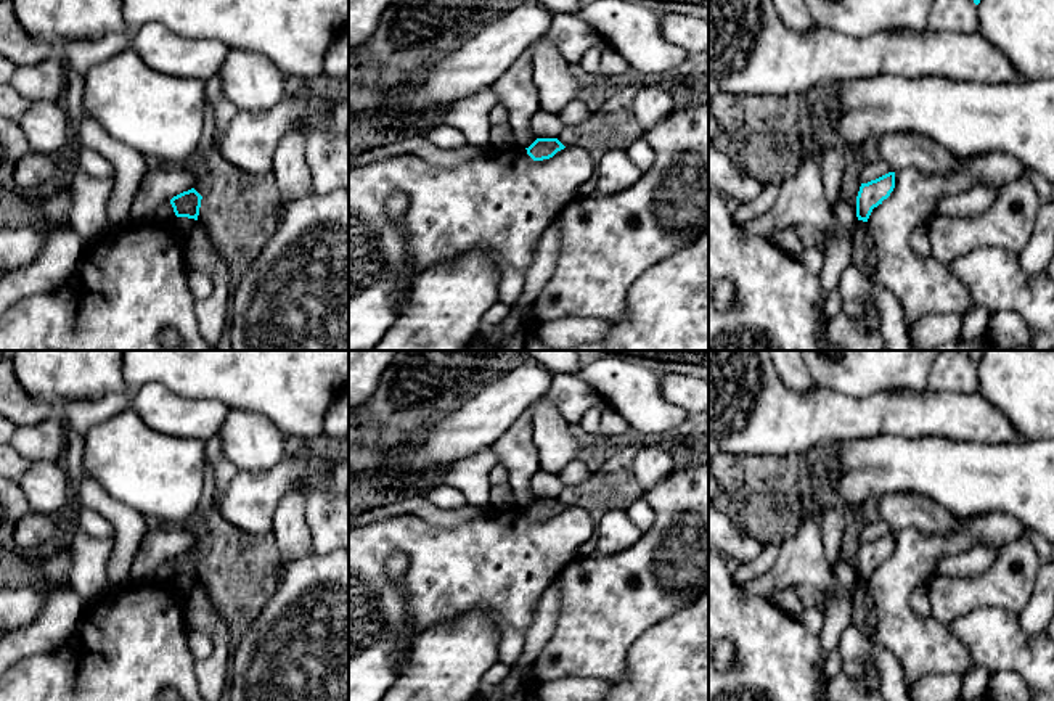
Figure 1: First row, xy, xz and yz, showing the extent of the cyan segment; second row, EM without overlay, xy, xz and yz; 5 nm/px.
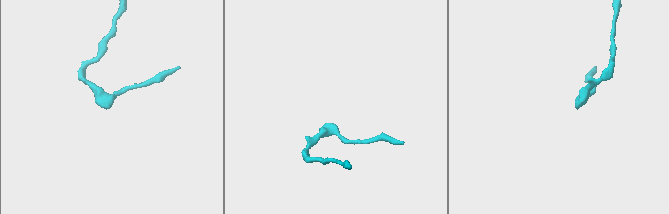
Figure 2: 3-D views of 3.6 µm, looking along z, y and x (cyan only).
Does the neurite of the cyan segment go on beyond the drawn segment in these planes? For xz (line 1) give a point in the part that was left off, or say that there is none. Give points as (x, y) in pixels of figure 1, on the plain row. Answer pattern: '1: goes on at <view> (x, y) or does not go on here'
1: does not go on here

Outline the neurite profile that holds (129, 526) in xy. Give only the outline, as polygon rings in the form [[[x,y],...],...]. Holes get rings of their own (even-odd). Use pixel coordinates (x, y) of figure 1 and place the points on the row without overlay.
[[[84,469],[80,505],[104,516],[114,527],[114,547],[106,564],[109,590],[125,587],[132,560],[148,531],[146,518],[114,500]]]

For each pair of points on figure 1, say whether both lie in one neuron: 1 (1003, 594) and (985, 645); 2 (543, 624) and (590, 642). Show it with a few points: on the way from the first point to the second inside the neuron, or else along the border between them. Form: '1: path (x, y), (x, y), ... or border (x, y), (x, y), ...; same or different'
1: border (1000, 608), (1017, 614); different
2: border (563, 590), (555, 632), (534, 660); different

